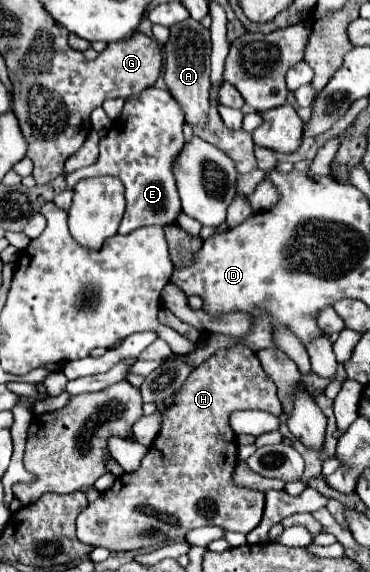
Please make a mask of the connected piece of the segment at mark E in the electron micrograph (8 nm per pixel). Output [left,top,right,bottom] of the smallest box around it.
[67,89,183,233]

